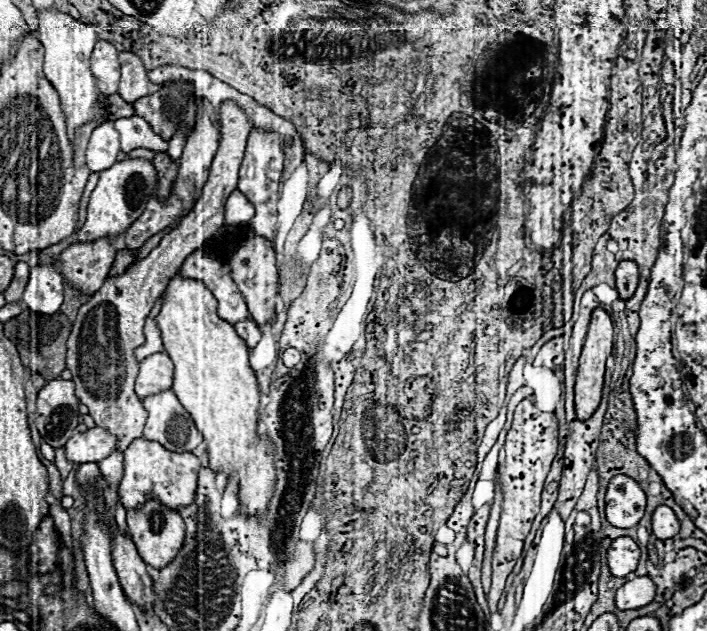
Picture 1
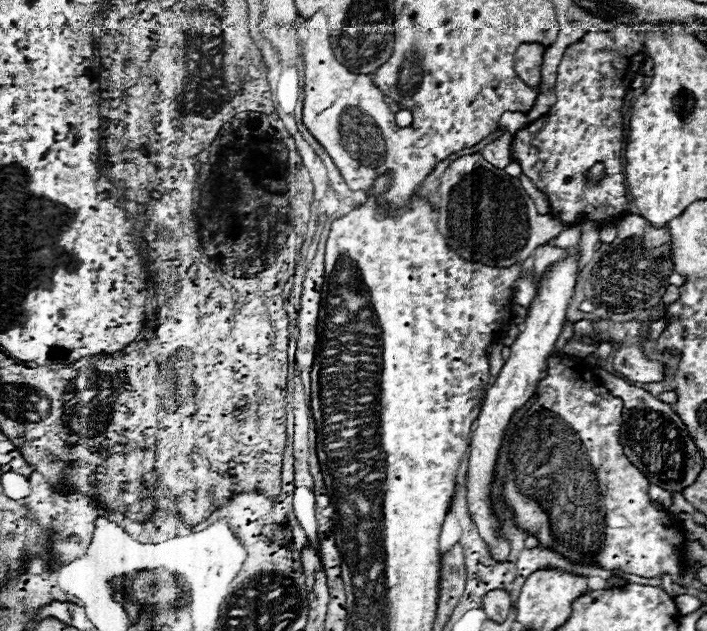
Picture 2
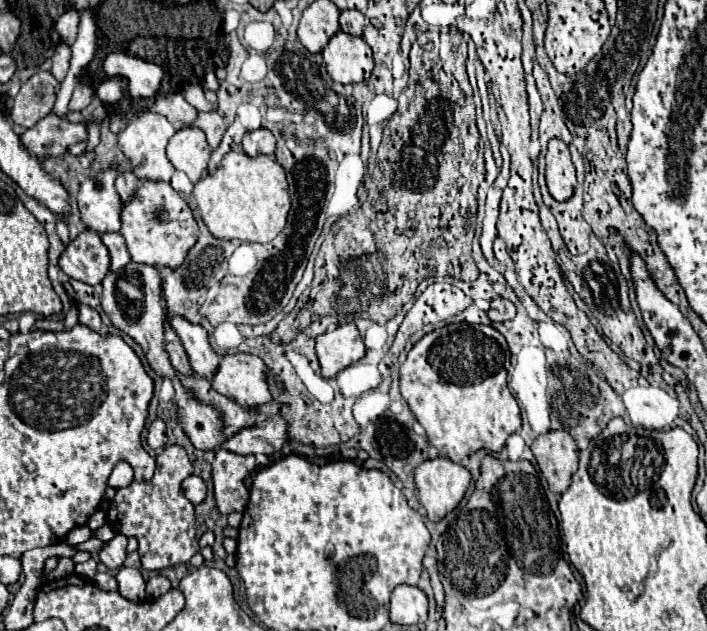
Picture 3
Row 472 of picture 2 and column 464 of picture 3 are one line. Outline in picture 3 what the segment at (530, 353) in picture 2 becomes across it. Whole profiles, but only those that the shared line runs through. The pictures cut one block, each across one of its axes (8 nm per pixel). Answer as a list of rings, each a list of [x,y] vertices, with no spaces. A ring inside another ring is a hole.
[[[434,458],[422,462],[414,470],[414,482],[428,520],[440,522],[464,498],[470,484],[470,472],[448,458]]]

